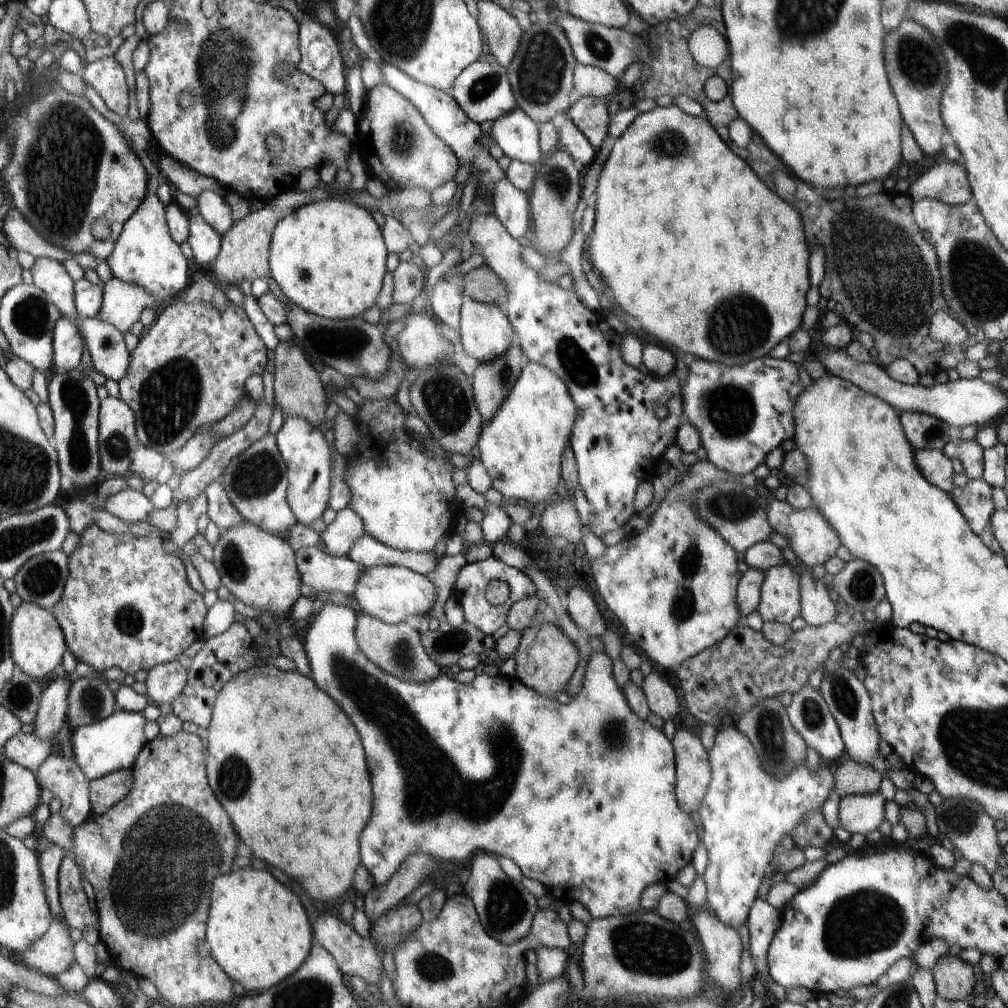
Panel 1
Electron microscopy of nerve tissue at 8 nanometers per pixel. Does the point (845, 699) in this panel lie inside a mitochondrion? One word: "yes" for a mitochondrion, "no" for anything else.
yes

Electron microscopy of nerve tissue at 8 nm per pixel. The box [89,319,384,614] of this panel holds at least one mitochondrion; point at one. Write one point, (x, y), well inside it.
(169, 397)

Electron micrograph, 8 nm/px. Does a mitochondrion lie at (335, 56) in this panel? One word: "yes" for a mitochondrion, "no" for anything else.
no

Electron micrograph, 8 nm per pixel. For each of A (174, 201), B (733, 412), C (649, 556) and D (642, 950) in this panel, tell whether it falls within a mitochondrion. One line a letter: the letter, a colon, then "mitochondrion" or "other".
A: other
B: mitochondrion
C: other
D: mitochondrion

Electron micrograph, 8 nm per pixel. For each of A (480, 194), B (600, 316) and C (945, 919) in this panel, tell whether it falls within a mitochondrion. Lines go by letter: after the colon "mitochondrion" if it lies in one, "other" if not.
A: other
B: other
C: other

